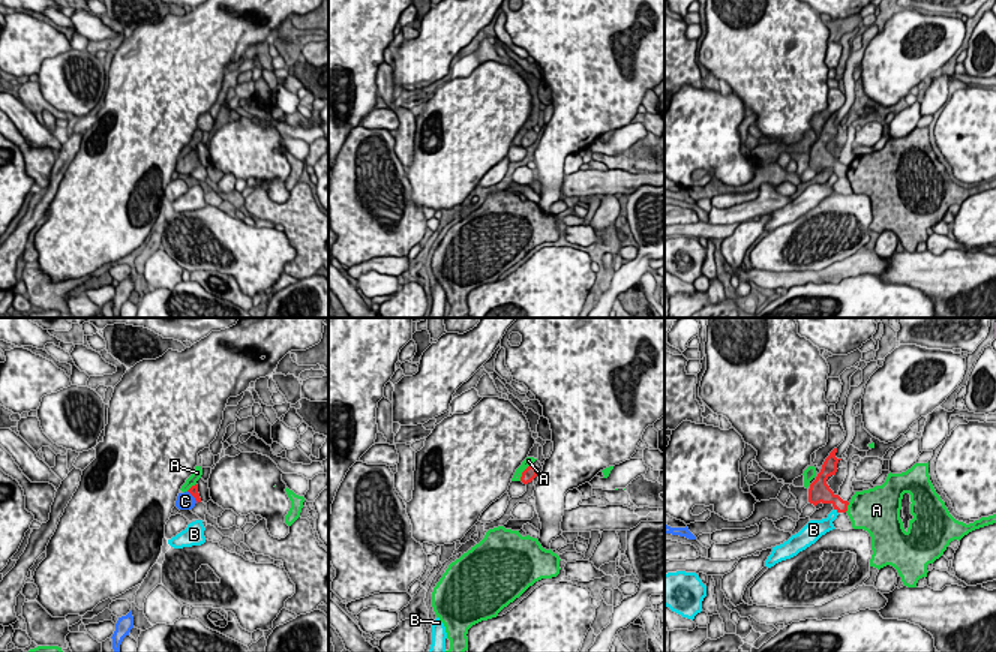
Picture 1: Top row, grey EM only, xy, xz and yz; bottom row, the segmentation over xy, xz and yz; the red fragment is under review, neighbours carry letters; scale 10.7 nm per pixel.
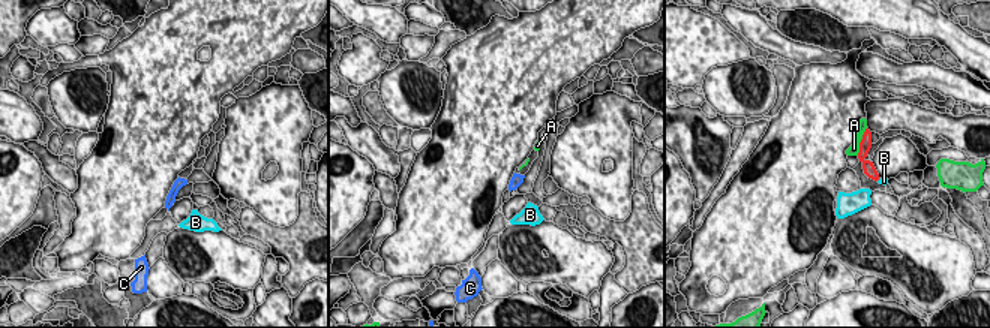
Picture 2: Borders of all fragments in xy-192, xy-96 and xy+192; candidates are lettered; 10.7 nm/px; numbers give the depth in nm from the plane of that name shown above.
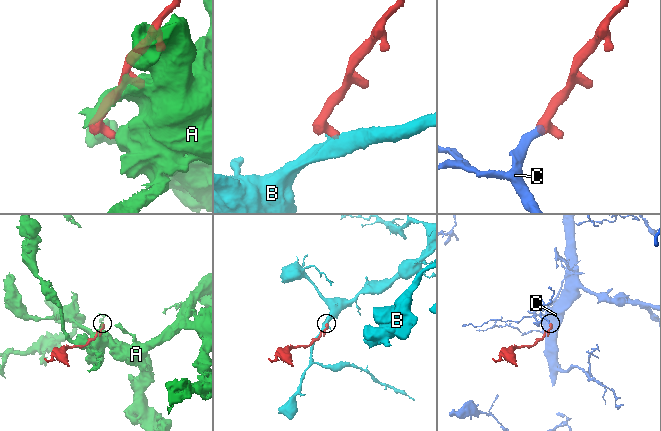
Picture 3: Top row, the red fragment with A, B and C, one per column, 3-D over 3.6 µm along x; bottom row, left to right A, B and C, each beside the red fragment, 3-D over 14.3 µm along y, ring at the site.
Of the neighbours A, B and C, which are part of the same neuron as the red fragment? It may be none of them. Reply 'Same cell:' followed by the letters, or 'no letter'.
Same cell: C

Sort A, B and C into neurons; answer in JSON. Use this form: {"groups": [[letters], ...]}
{"groups": [["A"], ["B"], ["C"]]}

